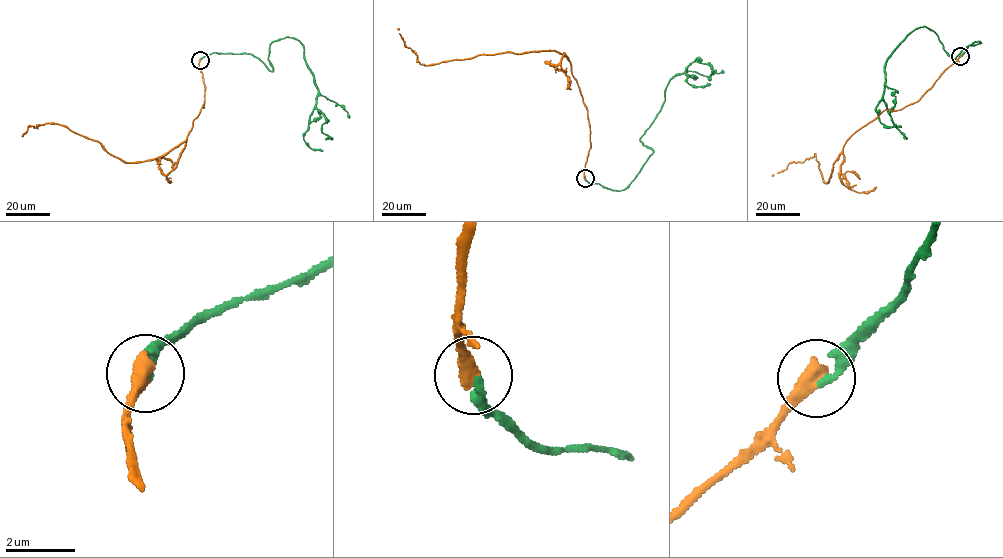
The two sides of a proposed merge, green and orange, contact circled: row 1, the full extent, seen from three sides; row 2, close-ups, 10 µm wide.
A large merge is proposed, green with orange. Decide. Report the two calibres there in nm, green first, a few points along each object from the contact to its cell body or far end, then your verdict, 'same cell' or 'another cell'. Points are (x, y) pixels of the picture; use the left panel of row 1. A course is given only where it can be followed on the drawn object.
calibres 200 and 550 nm; course green (200, 60), (249, 53), (272, 71), (270, 44), (299, 41), (317, 89), (303, 138), (323, 150); course orange (200, 60), (204, 107), (185, 141), (159, 156), (125, 162), (98, 142), (55, 123), (29, 125), (21, 135); same cell

